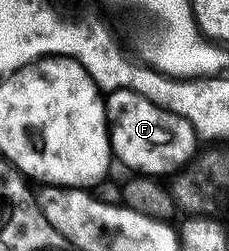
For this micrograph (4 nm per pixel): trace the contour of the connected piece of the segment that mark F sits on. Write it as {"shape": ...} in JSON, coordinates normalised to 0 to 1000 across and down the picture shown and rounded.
{"shape":[[[493,359],[467,378],[463,434],[472,442],[472,550],[489,562],[489,610],[502,641],[563,661],[563,681],[607,685],[629,701],[747,697],[790,669],[817,665],[865,610],[865,538],[856,514],[795,462],[712,438],[690,414],[638,398],[581,359]]]}

